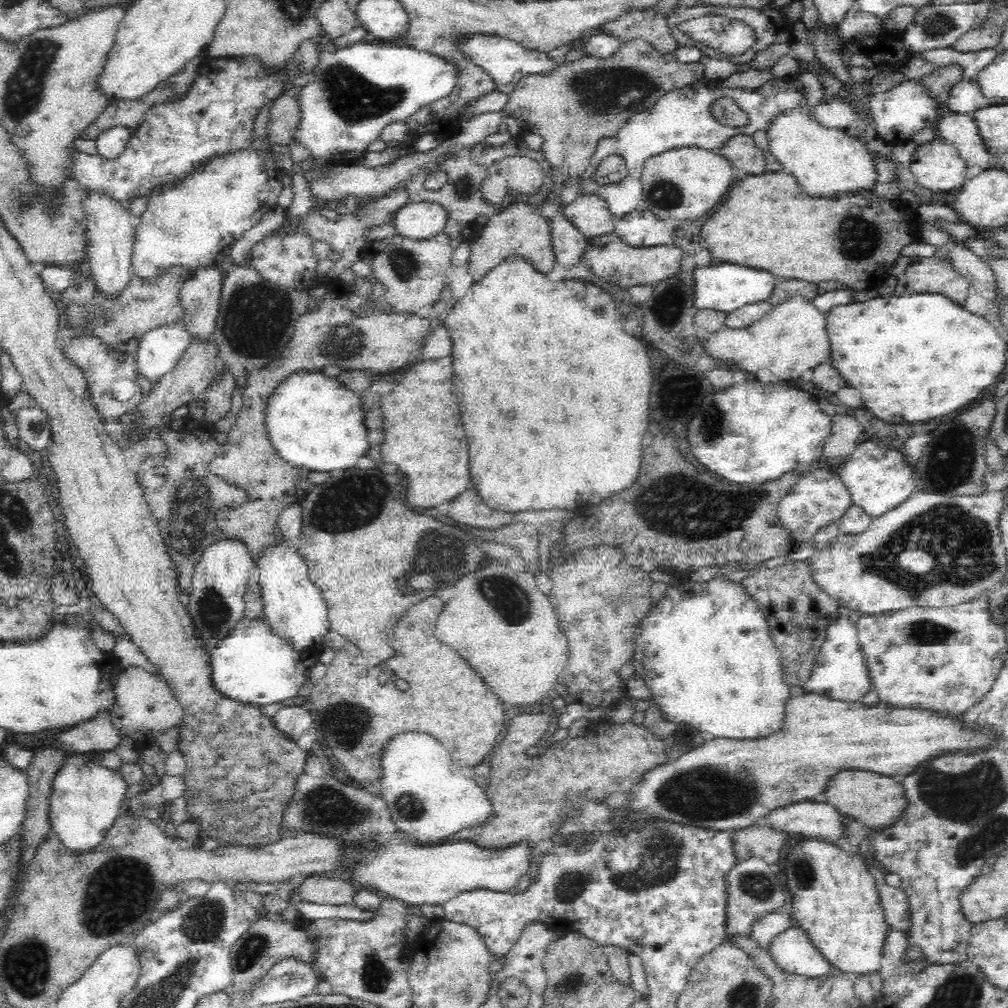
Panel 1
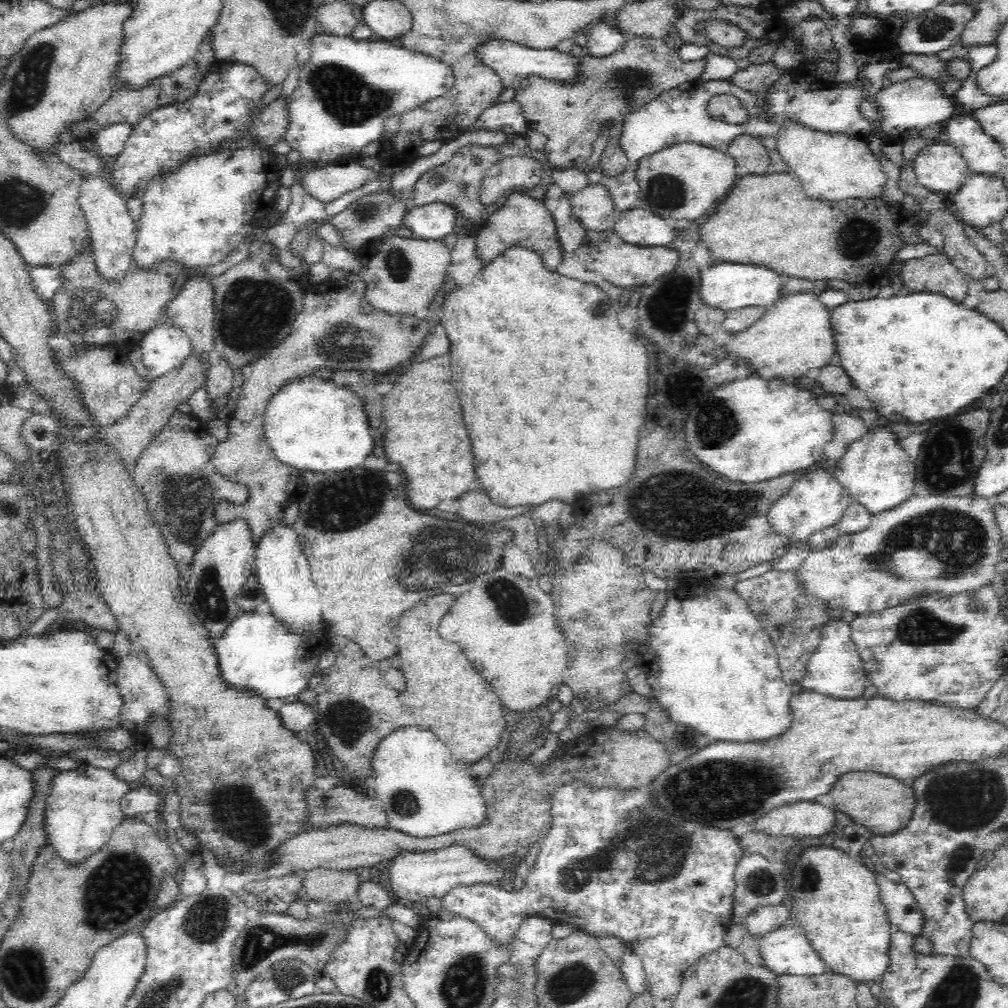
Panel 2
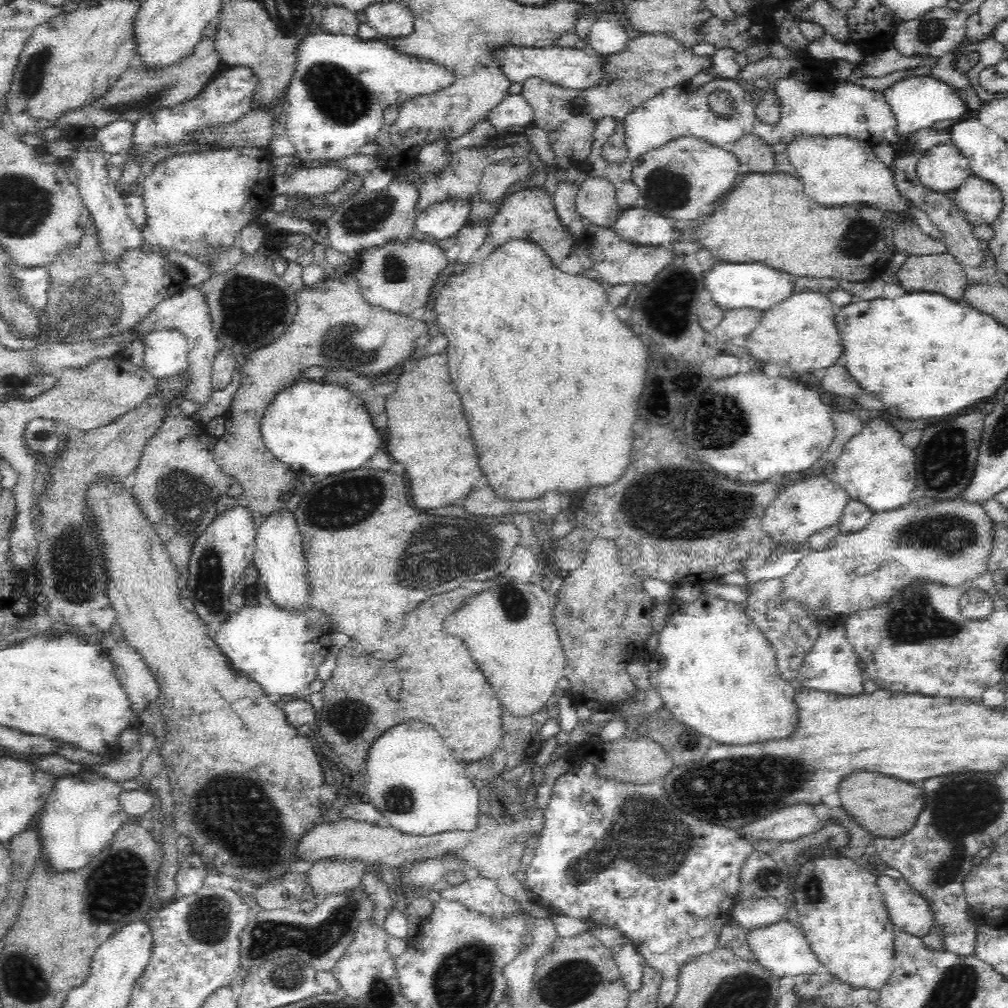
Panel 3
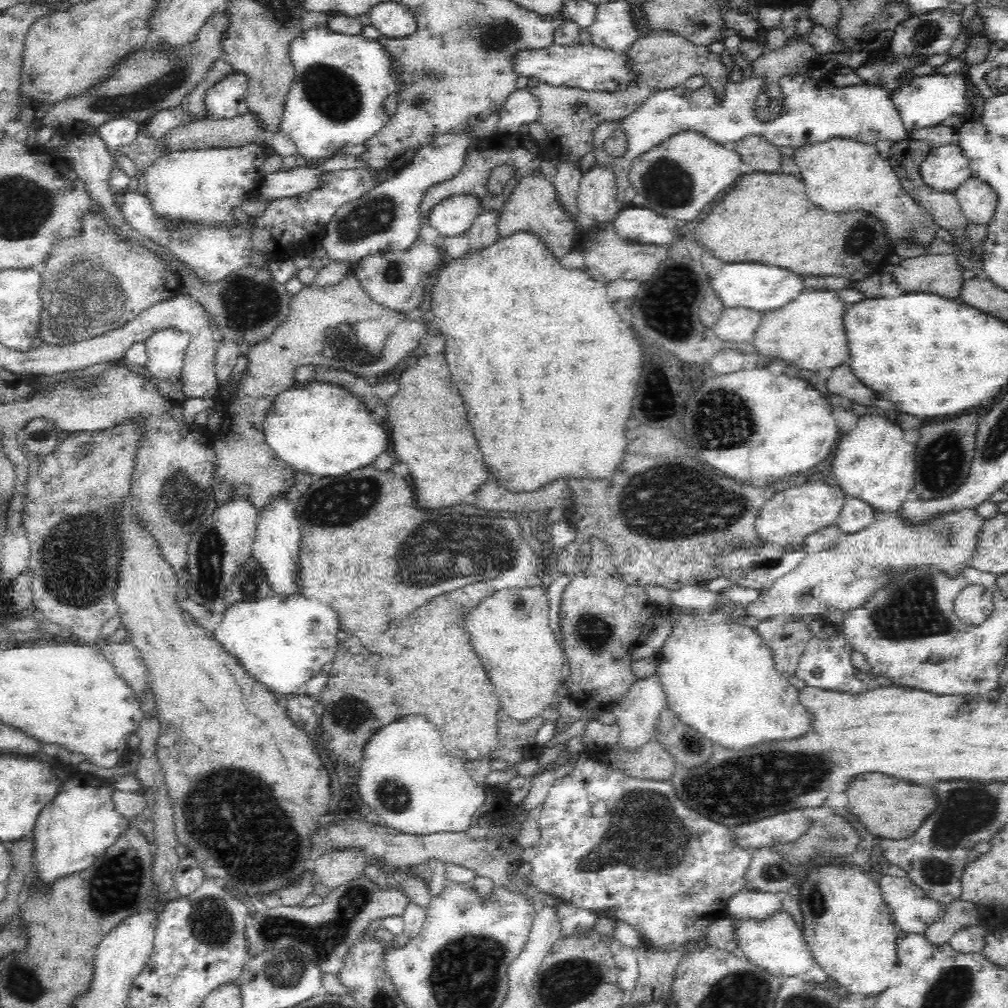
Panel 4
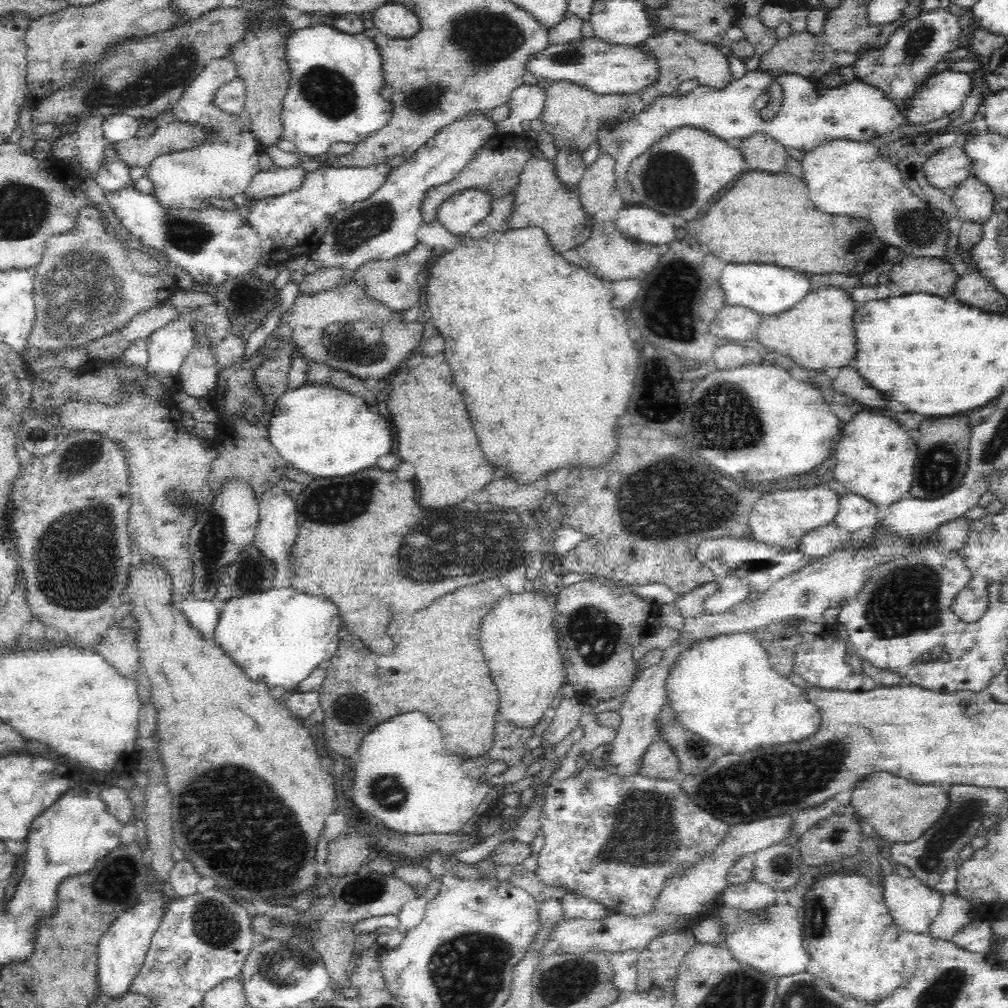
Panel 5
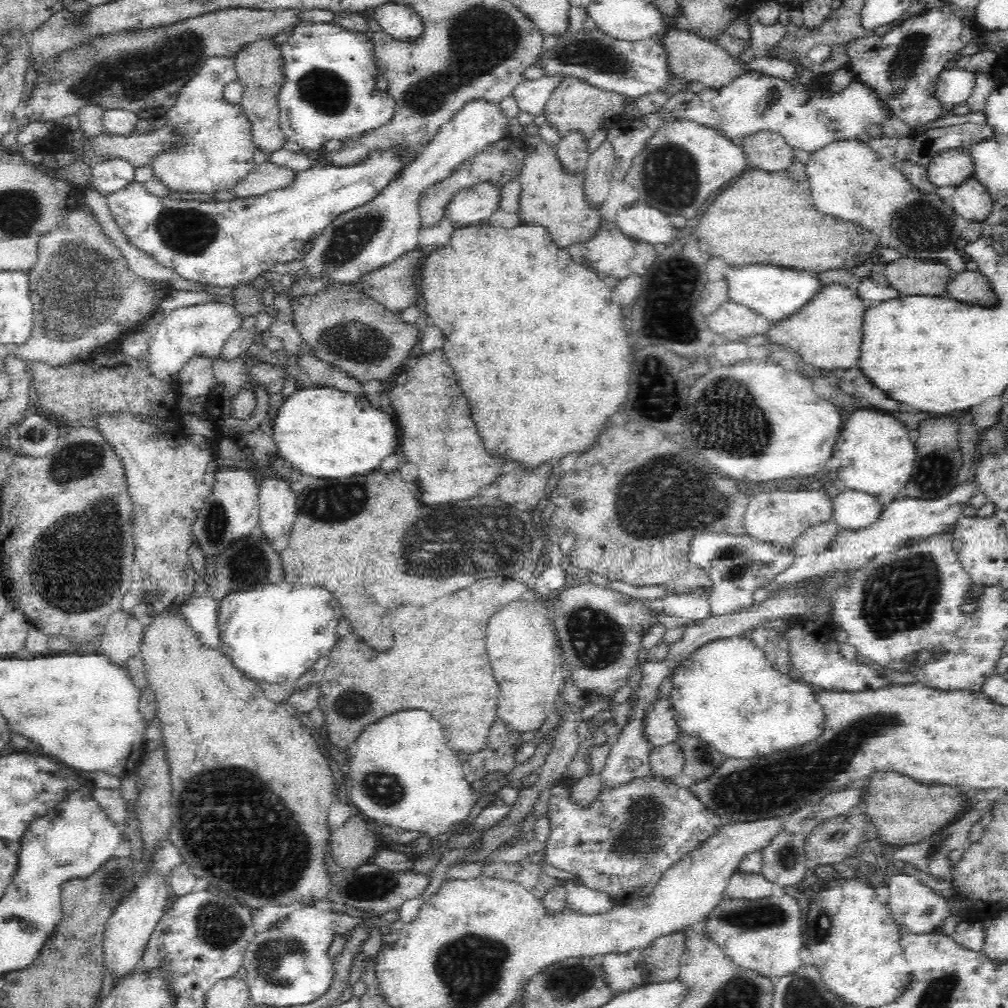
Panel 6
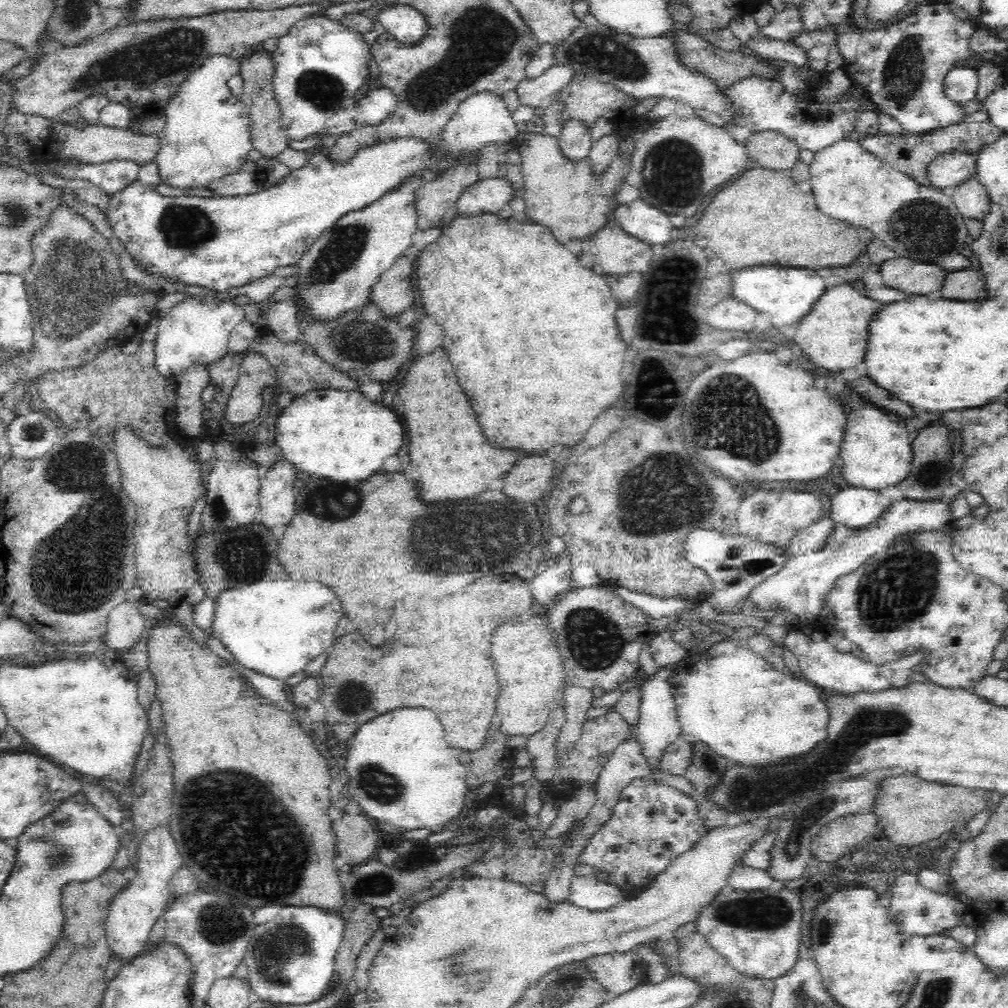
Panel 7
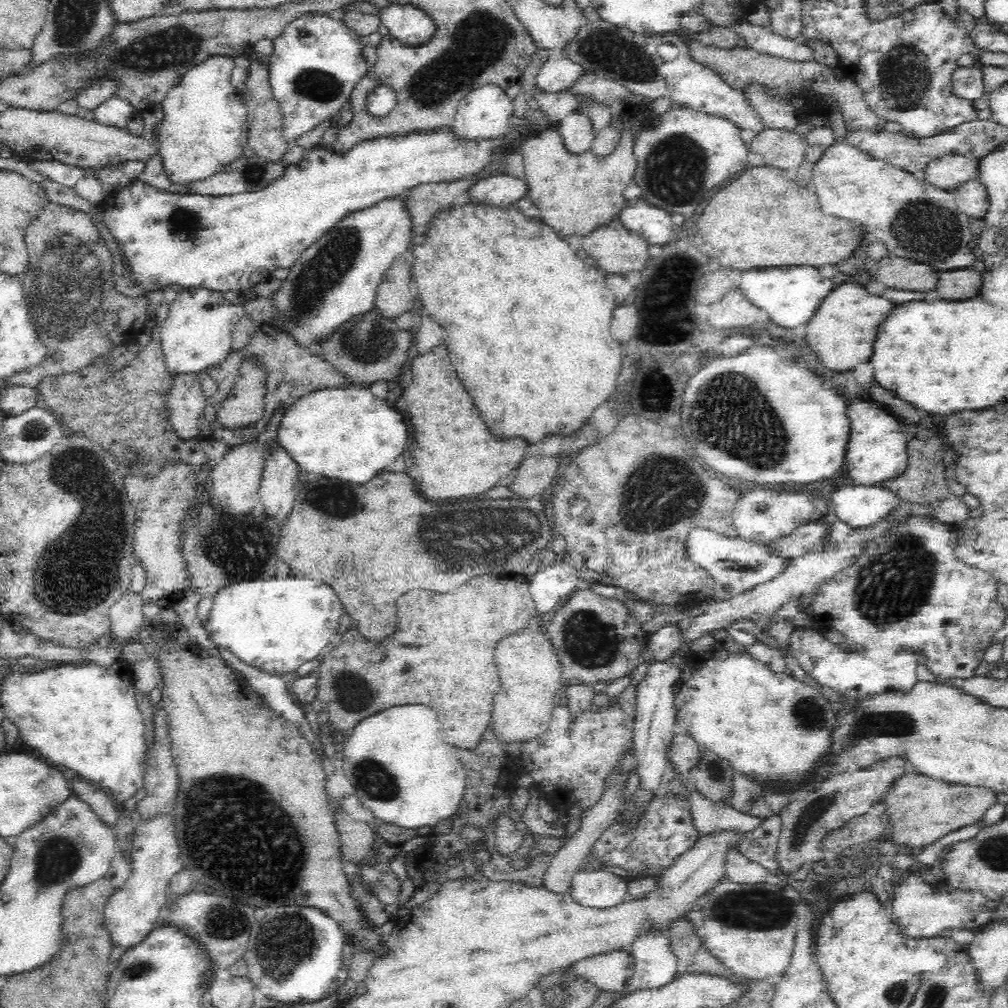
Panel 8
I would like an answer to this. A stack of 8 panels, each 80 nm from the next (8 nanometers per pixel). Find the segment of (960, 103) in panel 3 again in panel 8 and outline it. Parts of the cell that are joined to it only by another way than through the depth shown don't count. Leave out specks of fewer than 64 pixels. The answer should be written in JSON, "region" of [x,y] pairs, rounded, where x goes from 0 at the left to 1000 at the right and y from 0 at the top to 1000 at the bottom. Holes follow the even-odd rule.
{"region":[[[967,61],[961,65],[950,66],[944,73],[944,82],[946,82],[946,92],[950,96],[968,99],[976,97],[976,67],[978,63]]]}

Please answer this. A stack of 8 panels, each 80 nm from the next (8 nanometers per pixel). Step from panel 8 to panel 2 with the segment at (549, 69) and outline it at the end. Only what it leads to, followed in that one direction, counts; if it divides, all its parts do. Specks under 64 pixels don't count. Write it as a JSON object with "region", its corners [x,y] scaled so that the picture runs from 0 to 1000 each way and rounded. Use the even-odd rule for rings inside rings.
{"region":[[[512,98],[503,99],[499,102],[482,107],[468,128],[480,127],[484,129],[498,129],[500,125],[507,125],[510,132],[521,135],[525,123],[520,116],[520,106]]]}

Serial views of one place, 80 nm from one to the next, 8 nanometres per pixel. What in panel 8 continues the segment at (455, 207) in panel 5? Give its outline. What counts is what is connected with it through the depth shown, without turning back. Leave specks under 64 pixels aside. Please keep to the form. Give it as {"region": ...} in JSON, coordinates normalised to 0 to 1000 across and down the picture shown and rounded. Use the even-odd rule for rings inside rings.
{"region":[[[494,173],[485,177],[473,179],[464,187],[464,196],[471,202],[491,202],[504,205],[526,192],[526,186],[521,177],[510,177],[504,173]]]}

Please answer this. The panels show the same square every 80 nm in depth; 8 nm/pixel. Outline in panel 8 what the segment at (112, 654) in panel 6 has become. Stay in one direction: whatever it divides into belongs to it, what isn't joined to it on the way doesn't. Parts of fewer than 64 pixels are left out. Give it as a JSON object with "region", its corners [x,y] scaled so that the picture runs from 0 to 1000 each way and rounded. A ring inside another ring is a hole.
{"region":[[[130,584],[123,586],[119,590],[119,593],[114,598],[111,598],[111,601],[108,603],[108,612],[110,615],[109,628],[114,631],[112,636],[131,637],[134,634],[137,634],[139,622],[143,619],[144,612],[141,610],[143,598],[141,590]]]}

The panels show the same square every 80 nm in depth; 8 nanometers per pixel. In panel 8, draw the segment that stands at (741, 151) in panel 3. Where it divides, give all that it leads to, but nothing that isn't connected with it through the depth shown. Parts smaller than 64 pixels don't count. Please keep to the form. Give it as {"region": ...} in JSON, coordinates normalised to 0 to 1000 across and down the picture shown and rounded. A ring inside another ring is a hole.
{"region":[[[761,127],[746,137],[743,151],[756,155],[758,165],[770,166],[780,170],[783,167],[792,167],[799,161],[803,146],[803,141],[800,141],[798,136],[793,135],[790,129]]]}

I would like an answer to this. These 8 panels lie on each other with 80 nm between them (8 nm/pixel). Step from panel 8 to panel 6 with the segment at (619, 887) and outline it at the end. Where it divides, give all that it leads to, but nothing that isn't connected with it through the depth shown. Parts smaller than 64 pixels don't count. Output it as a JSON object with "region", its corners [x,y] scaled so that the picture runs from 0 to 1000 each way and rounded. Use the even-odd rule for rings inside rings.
{"region":[[[563,872],[562,878],[562,897],[568,905],[574,907],[599,907],[603,906],[610,898],[610,893],[605,891],[605,886],[579,878],[573,872]]]}

